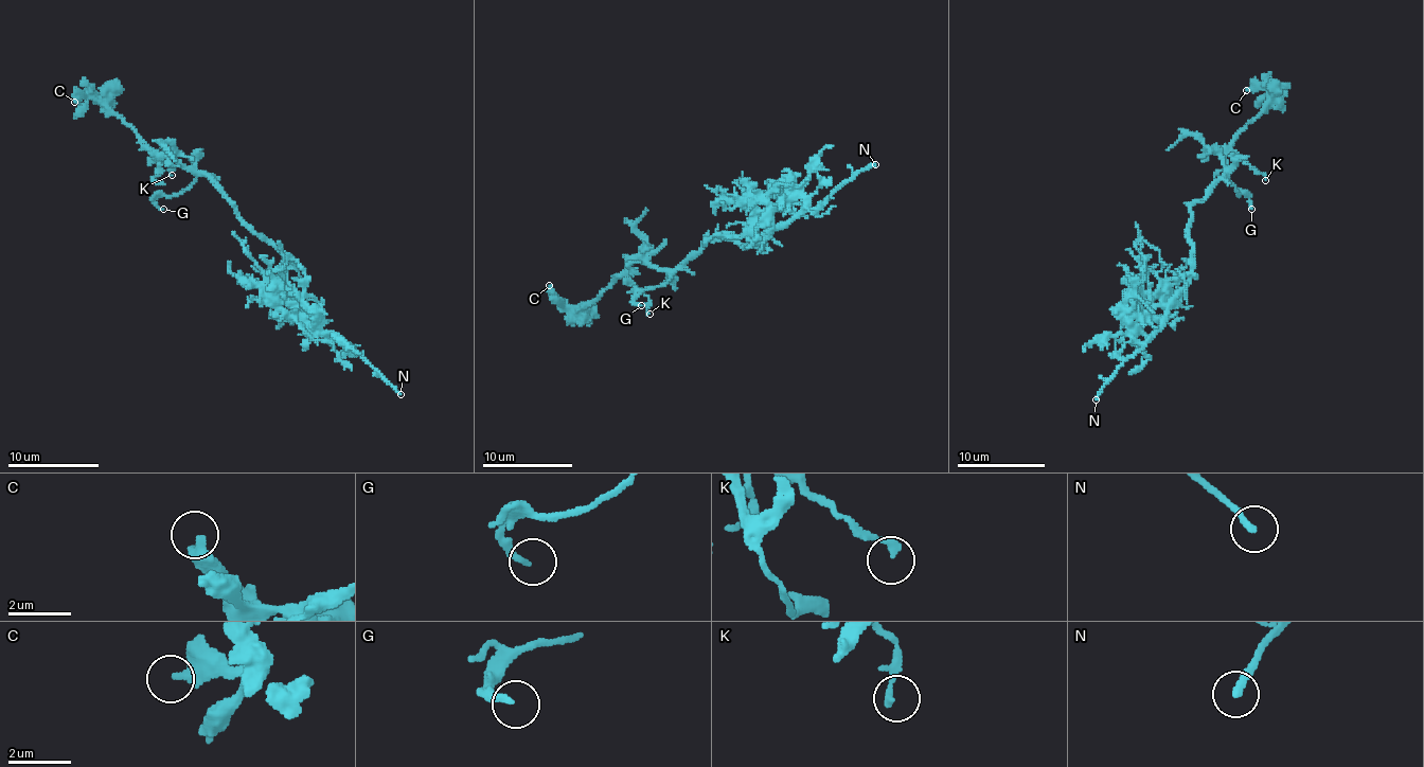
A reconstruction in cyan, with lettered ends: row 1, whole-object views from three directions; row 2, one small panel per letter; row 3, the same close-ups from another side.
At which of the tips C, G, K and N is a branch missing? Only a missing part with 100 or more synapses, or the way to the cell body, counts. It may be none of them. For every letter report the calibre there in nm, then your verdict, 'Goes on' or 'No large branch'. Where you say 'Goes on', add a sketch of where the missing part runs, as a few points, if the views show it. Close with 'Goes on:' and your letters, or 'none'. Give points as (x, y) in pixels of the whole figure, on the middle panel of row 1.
C: Thickness 400 nm. No large branch
G: Thickness 200 nm. No large branch
K: Thickness 200 nm. No large branch
N: Thickness 240 nm. Goes on
Goes on: N

